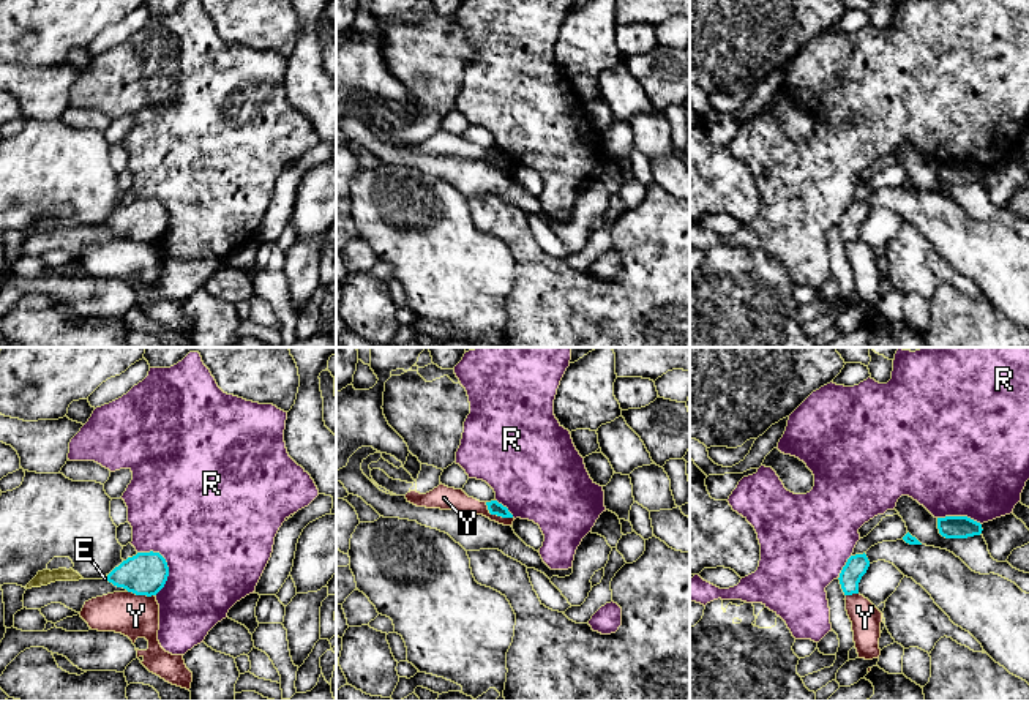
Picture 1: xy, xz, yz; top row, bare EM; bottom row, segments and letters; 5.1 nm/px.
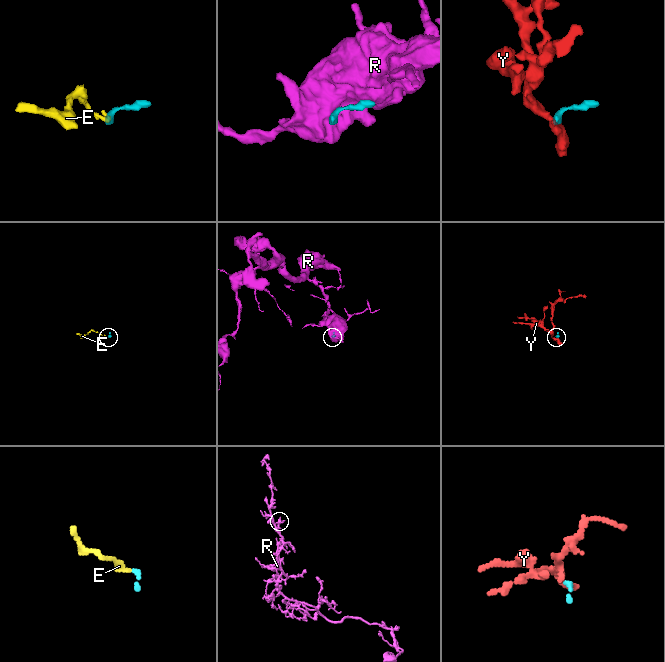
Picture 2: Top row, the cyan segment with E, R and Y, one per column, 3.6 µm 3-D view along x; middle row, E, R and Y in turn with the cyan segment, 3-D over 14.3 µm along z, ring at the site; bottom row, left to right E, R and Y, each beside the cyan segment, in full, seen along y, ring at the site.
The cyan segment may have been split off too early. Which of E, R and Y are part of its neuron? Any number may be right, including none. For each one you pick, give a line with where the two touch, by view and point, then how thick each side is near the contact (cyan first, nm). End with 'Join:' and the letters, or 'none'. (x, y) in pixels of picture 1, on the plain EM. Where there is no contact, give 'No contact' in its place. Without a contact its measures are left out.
E: Touches cyan at xy (108, 224). Thickness 220 nm (cyan) against 20 nm
Join: E

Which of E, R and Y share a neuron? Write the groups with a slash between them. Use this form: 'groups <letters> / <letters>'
groups E / R / Y

